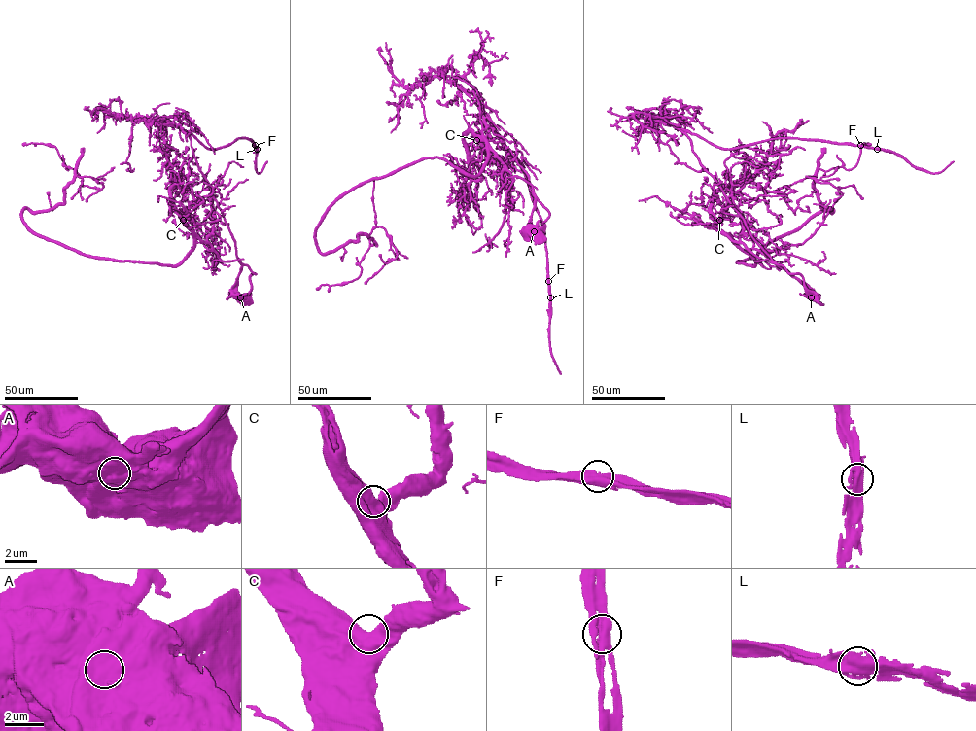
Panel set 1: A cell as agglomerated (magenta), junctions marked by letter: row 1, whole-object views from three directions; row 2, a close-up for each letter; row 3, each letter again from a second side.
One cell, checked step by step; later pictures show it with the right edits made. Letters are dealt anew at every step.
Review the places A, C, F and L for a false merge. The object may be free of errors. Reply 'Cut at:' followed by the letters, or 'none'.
Cut at: A

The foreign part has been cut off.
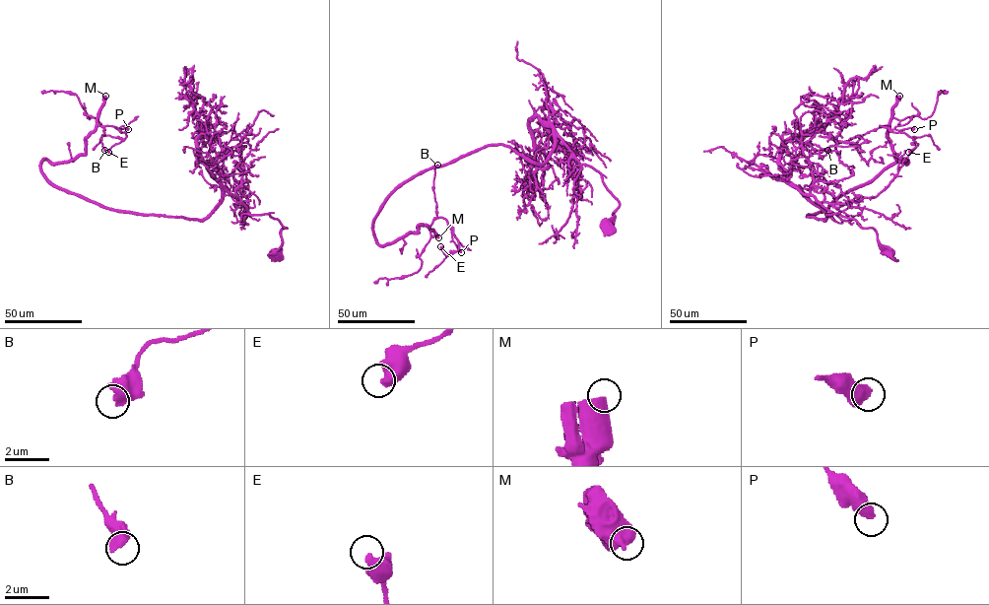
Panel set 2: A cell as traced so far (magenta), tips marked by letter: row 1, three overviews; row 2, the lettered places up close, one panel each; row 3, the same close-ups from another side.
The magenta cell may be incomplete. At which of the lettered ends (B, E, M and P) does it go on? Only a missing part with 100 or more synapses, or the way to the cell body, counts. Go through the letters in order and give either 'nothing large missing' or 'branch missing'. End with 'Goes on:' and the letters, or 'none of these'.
B: nothing large missing
E: nothing large missing
M: branch missing
P: nothing large missing
Goes on: M

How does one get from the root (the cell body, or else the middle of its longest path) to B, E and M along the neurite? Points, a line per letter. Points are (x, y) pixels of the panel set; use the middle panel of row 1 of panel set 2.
B: (610, 227), (619, 201), (556, 134), (540, 164), (488, 145), (405, 180), (379, 244), (436, 217), (437, 165)
E: (610, 227), (619, 201), (556, 134), (540, 164), (488, 145), (405, 180), (376, 241), (443, 218), (440, 246)
M: (610, 227), (619, 201), (556, 134), (540, 164), (495, 144), (421, 171), (373, 223), (380, 245), (438, 237)

